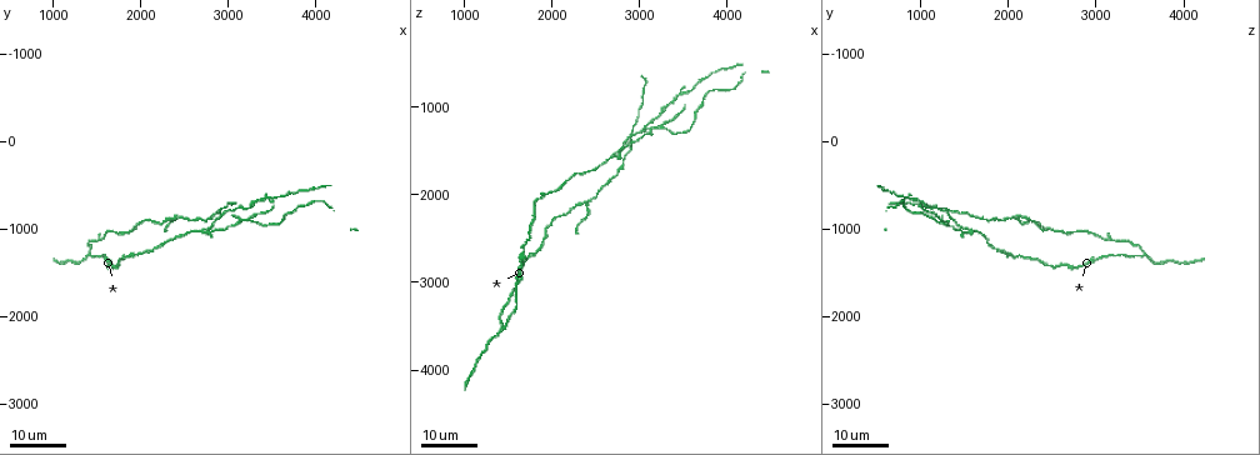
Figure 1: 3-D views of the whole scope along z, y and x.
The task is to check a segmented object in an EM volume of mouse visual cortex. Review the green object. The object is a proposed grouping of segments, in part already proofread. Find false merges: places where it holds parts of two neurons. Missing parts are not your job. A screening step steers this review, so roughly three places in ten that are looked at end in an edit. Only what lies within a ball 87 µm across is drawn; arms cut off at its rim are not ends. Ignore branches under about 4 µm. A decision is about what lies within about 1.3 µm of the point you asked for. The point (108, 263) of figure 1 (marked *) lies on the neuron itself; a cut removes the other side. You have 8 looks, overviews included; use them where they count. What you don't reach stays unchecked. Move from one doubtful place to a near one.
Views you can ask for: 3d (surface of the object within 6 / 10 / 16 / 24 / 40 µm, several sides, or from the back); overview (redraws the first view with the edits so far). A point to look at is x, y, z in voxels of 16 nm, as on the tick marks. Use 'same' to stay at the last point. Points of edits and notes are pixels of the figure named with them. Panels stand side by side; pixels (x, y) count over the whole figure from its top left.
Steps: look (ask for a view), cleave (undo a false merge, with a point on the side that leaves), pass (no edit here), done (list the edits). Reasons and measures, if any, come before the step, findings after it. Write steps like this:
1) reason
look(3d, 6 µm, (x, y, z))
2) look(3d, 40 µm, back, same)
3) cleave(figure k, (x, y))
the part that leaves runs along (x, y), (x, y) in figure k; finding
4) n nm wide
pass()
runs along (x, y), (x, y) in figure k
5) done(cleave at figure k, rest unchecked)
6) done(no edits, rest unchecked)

four-way junction
look(3d, 16 µm, (2750, 1050, 1550))

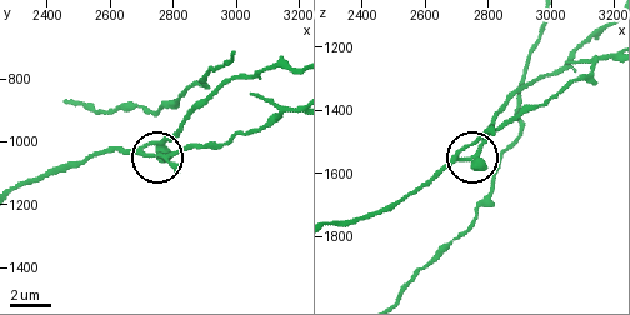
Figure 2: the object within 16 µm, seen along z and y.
look(3d, 10 µm, (2710, 1030, 1550))

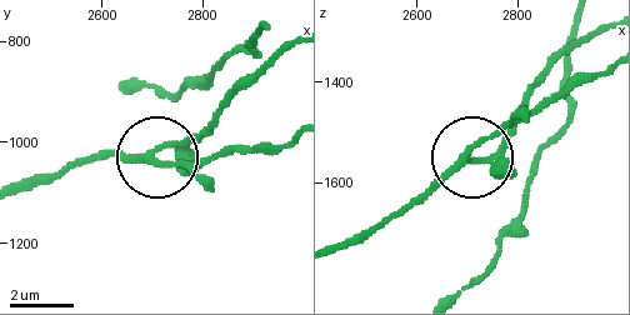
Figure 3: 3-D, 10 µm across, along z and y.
side arm 33 µm
pass()
runs along (25, 186), (89, 160), (203, 160), (231, 151) in figure 3; all the same neuron

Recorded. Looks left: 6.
look(3d, 16 µm, (1700, 1400, 2600))

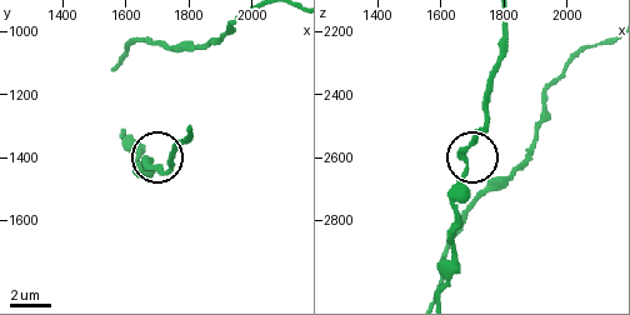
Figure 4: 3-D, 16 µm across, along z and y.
look(3d, 6 µm, (1680, 1400, 2630))

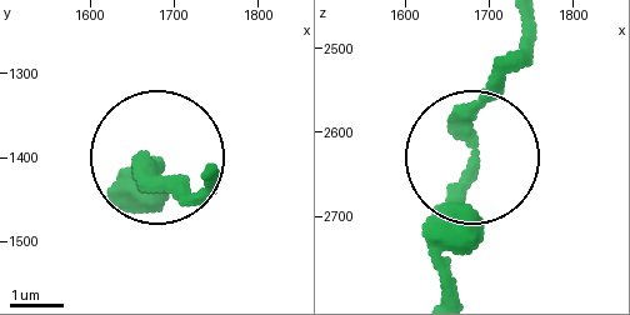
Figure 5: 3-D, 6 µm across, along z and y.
look(3d, 6 µm, back, (1680, 1410, 2645))

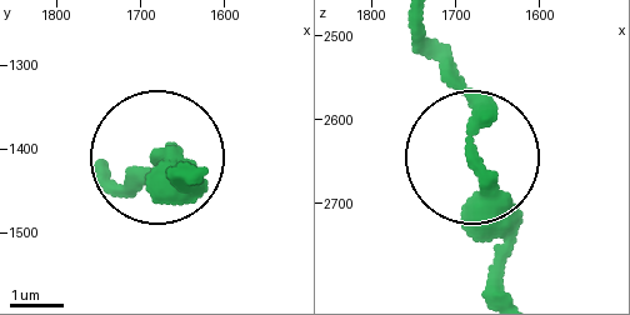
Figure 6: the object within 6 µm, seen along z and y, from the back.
pass()
runs along (499, 284), (499, 203), (445, 46) in figure 6; all the same neuron

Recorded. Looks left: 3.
branch point
look(3d, 16 µm, (2400, 850, 2050))

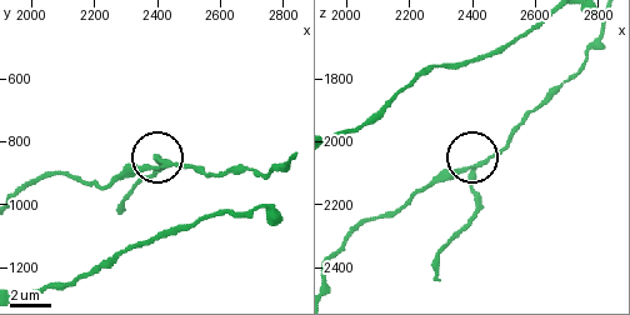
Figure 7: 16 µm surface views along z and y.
closer look
look(3d, 10 µm, (2400, 850, 2100))

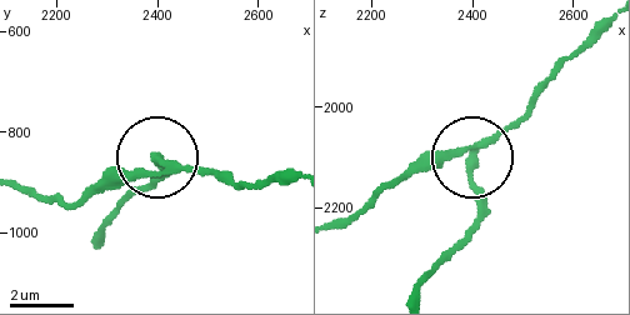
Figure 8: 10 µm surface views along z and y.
cleave(figure 8, (474, 191))
the part that leaves runs along (485, 148), (473, 178), (478, 225), (418, 290) in figure 8; two neurons meet here

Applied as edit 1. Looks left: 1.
done(cleave at figure 8, rest unchecked)

